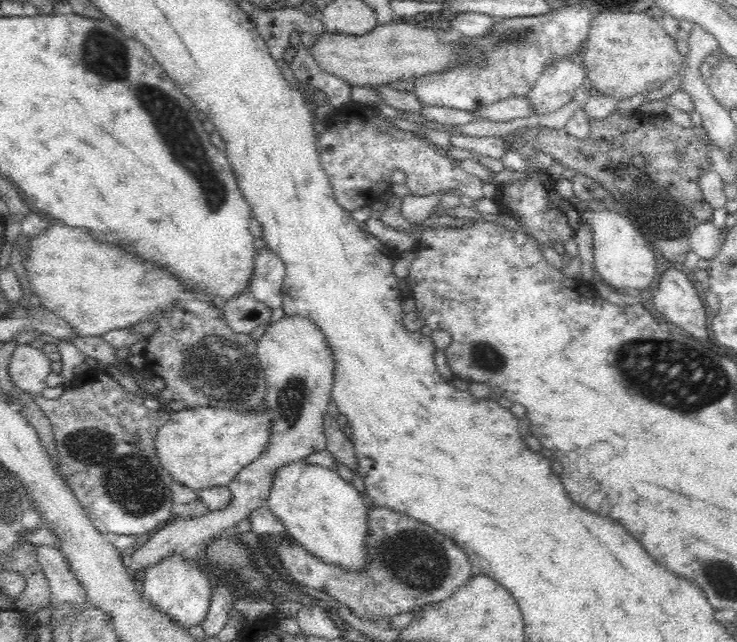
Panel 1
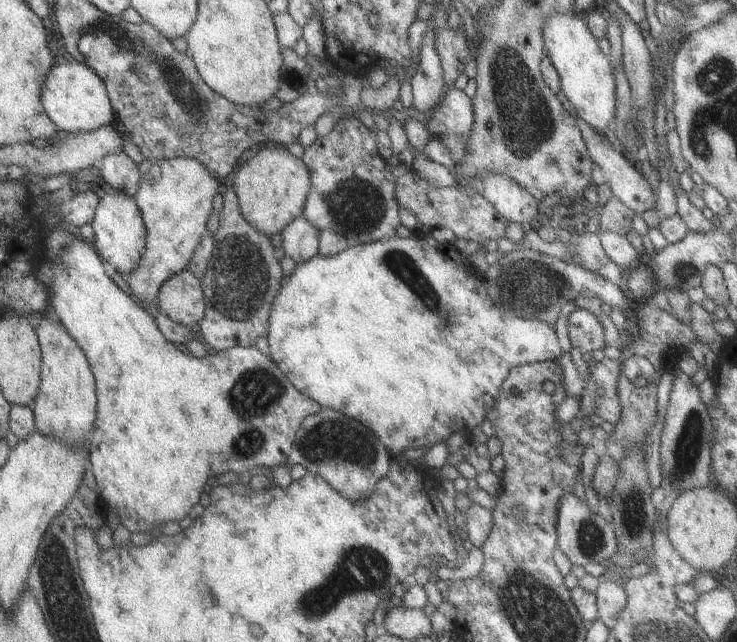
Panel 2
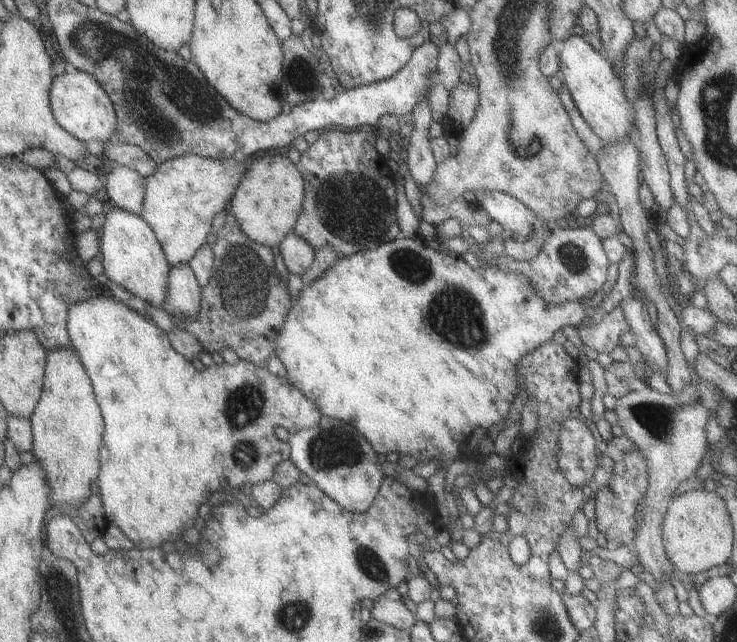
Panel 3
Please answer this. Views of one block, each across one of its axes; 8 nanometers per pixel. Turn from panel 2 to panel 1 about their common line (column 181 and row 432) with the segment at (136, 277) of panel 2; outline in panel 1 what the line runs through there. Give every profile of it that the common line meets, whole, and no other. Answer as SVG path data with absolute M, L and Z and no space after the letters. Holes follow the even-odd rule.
M266 402L253 411L207 406L171 411L168 422L164 423L155 437L155 454L162 468L170 473L172 479L194 492L227 487L240 470L263 454L268 446L271 429L272 413Z

